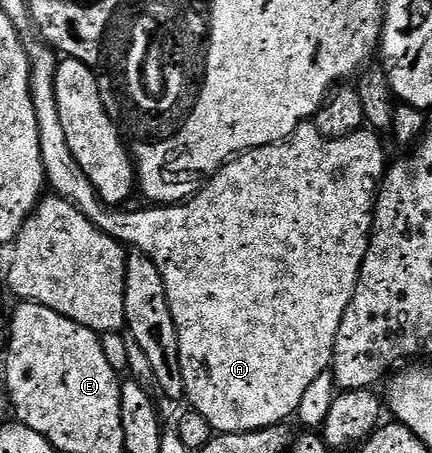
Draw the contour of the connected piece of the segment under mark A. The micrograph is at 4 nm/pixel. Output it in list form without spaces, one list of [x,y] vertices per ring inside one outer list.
[[[34,40],[26,44],[25,50],[29,56],[31,95],[35,103],[35,117],[39,119],[39,149],[48,188],[54,194],[75,203],[91,219],[91,223],[95,223],[104,233],[110,233],[122,243],[130,246],[133,244],[134,250],[146,253],[163,275],[167,303],[171,307],[171,319],[175,319],[175,331],[179,339],[179,363],[183,367],[185,397],[193,404],[190,406],[199,415],[203,415],[210,430],[217,433],[242,433],[288,422],[288,417],[292,418],[296,414],[299,399],[303,399],[308,385],[318,375],[326,373],[333,364],[335,335],[339,335],[339,323],[343,323],[343,315],[355,295],[359,271],[367,255],[369,236],[373,234],[373,208],[377,205],[377,191],[381,188],[381,180],[385,178],[387,168],[385,149],[380,141],[382,138],[373,131],[358,131],[346,137],[324,137],[317,130],[316,124],[306,123],[298,127],[285,141],[276,141],[274,145],[264,145],[258,149],[246,149],[244,153],[226,161],[188,201],[176,205],[145,207],[149,209],[141,210],[114,207],[105,204],[105,200],[95,191],[91,179],[87,179],[83,167],[79,167],[75,155],[71,155],[71,147],[67,144],[67,135],[63,131],[63,119],[59,119],[59,103],[55,95],[59,57],[45,41]]]

